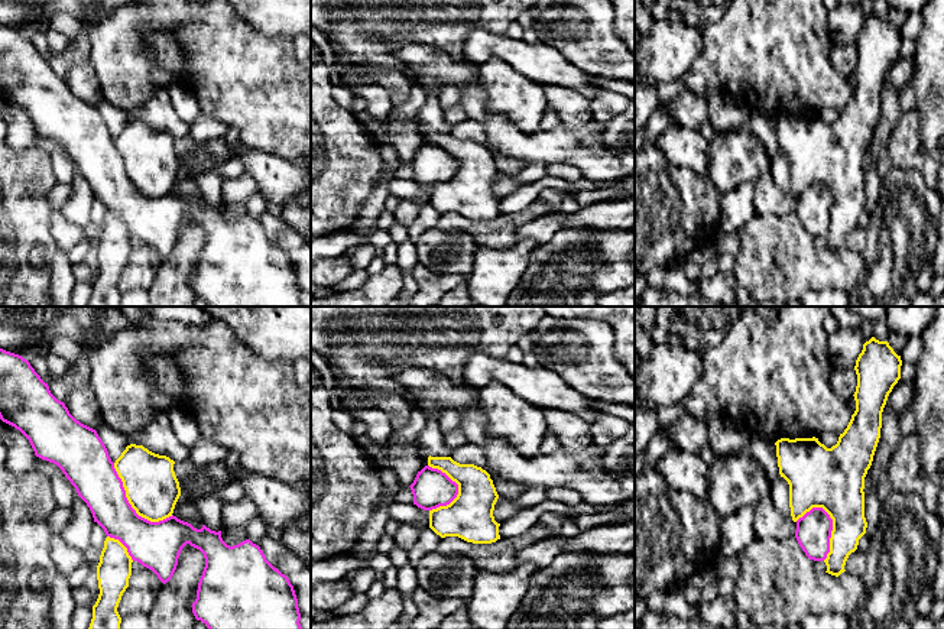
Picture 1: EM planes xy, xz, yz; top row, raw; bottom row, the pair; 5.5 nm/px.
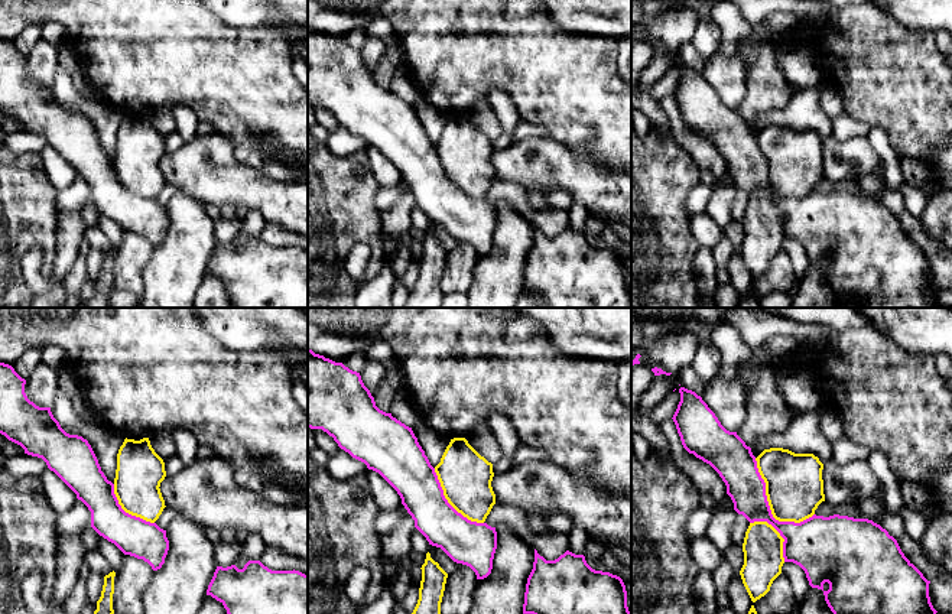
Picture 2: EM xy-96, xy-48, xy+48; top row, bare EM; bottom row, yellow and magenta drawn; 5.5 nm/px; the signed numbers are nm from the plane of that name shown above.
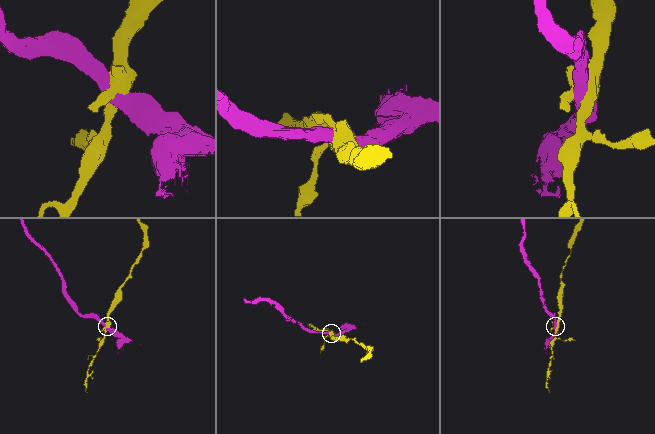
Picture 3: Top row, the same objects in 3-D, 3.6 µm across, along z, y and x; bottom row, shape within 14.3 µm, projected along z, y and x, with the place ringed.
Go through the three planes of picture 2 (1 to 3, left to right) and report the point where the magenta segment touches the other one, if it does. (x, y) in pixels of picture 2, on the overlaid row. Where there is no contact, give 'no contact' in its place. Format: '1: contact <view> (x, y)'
1: contact xy-96 (126, 512)
2: contact xy-48 (449, 503)
3: contact xy+48 (770, 507)

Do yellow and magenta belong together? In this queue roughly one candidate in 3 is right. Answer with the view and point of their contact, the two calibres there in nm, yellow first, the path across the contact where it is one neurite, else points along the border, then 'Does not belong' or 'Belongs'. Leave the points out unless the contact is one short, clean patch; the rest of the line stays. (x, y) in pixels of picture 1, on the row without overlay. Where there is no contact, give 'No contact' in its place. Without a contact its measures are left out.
Touches yellow at xy (132, 182). Thickness 300 nm (yellow) against 260 nm. Does not belong

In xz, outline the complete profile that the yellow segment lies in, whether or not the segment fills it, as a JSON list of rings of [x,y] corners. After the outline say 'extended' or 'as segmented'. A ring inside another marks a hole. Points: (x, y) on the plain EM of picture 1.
[[[429,132],[428,142],[441,146],[458,161],[458,171],[450,181],[429,187],[429,204],[441,214],[458,213],[473,220],[500,215],[500,200],[493,192],[499,171],[490,150],[451,133]]] | as segmented

